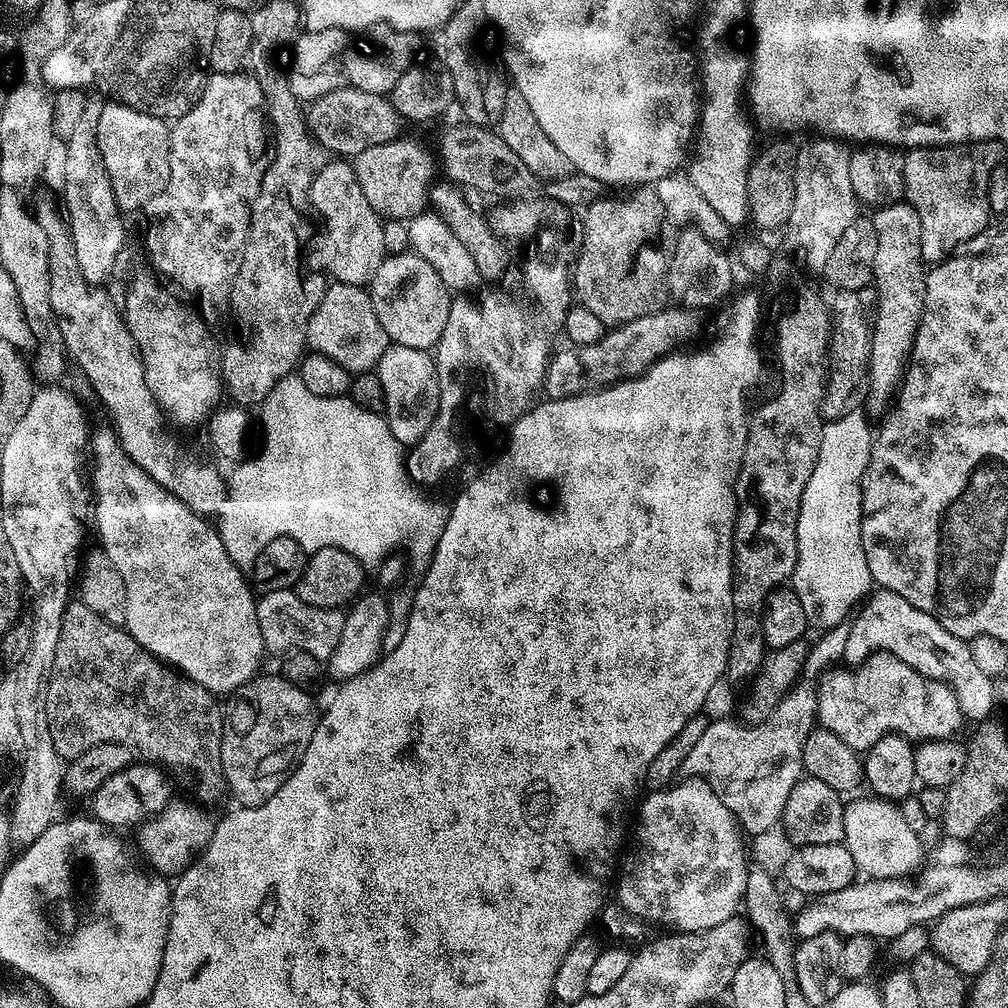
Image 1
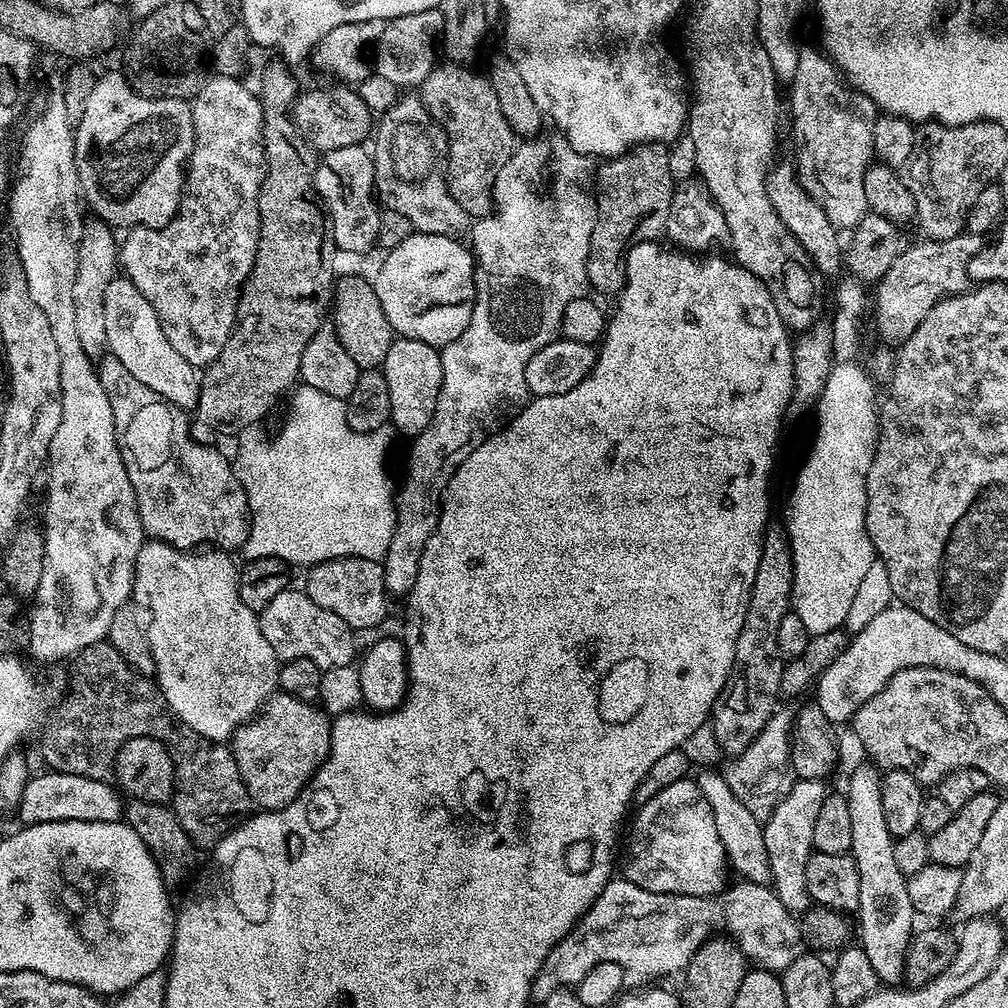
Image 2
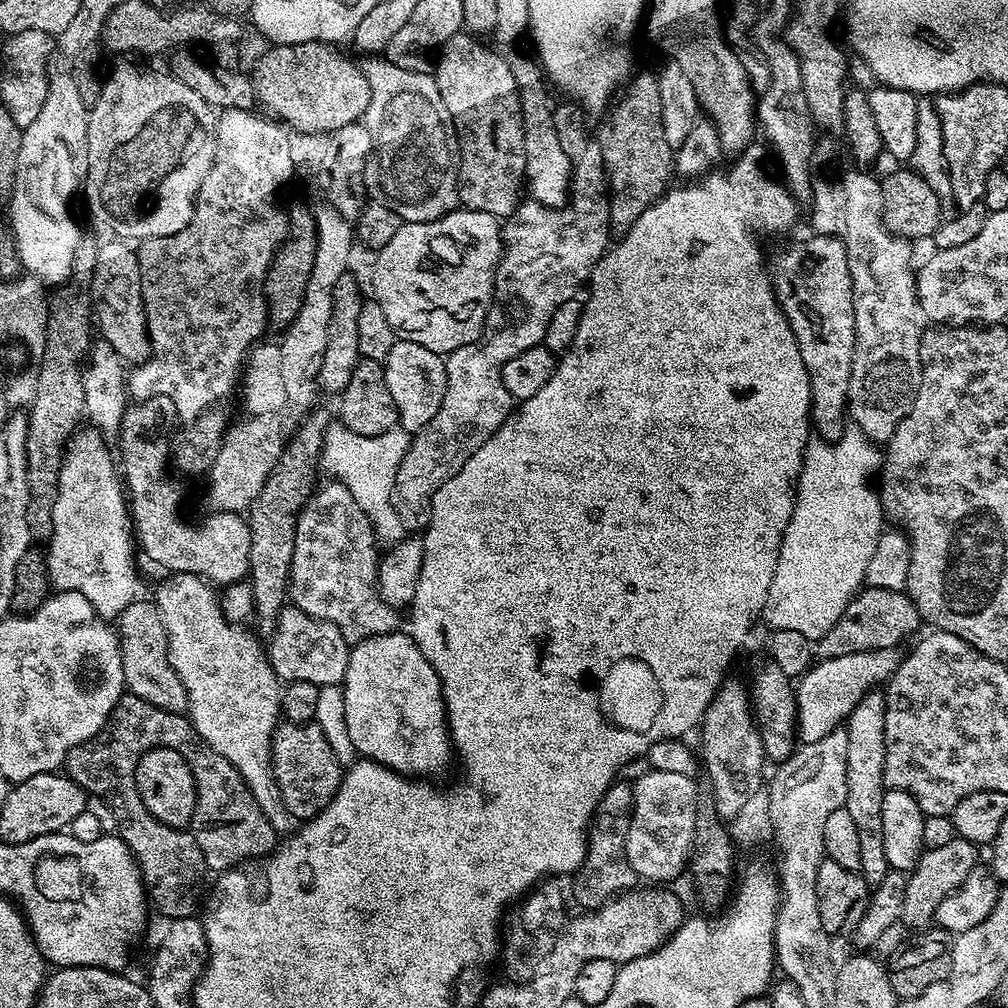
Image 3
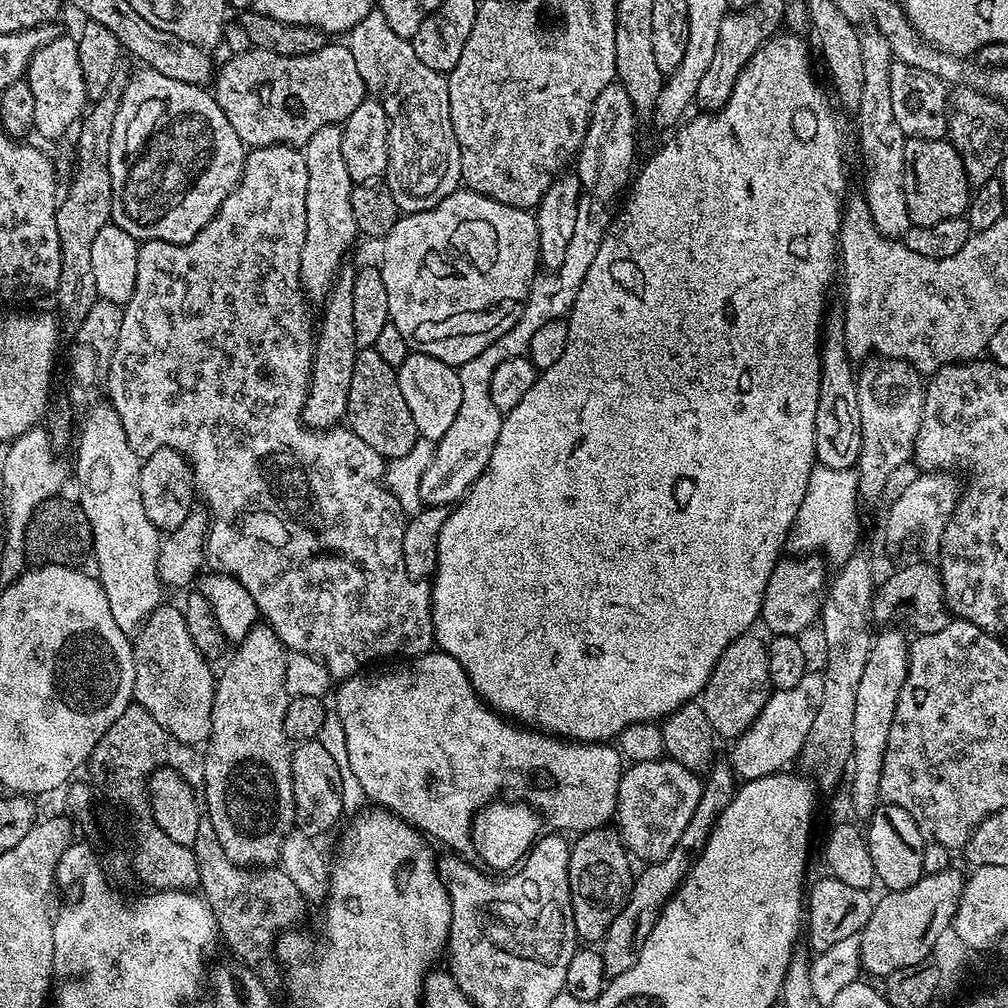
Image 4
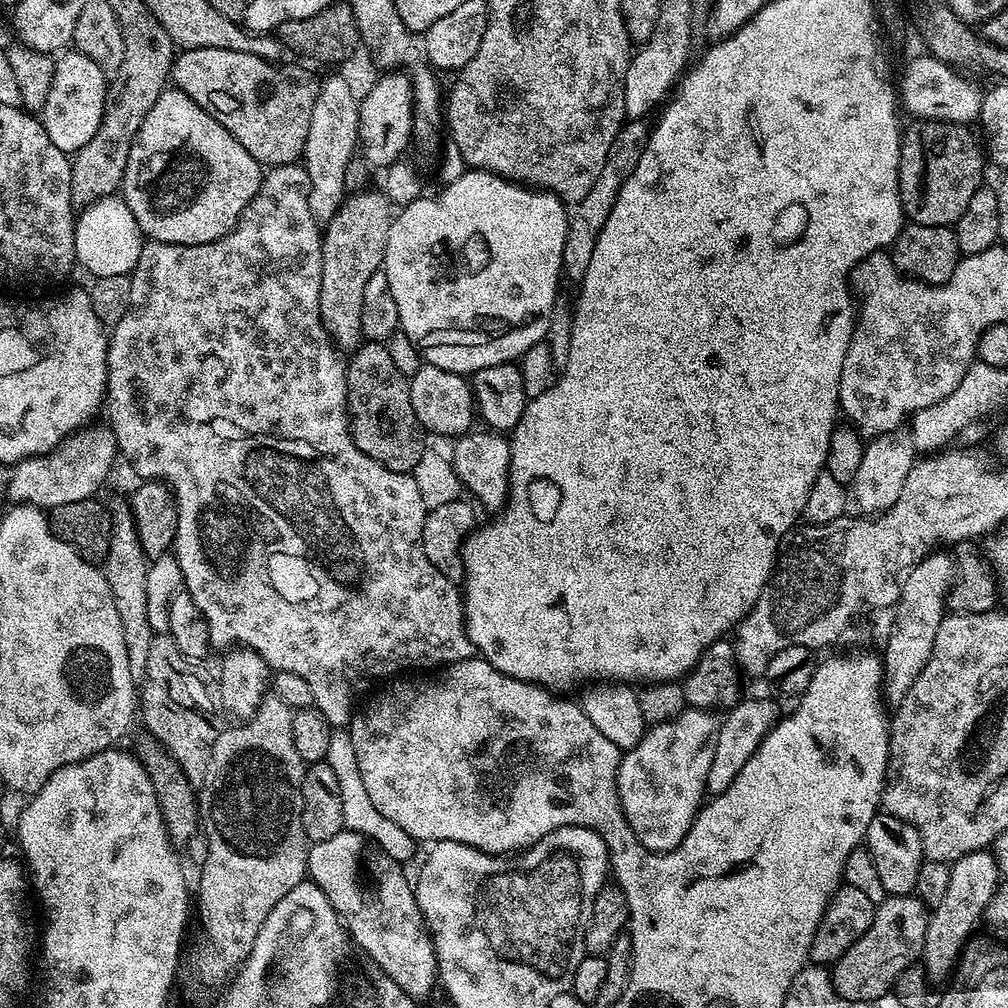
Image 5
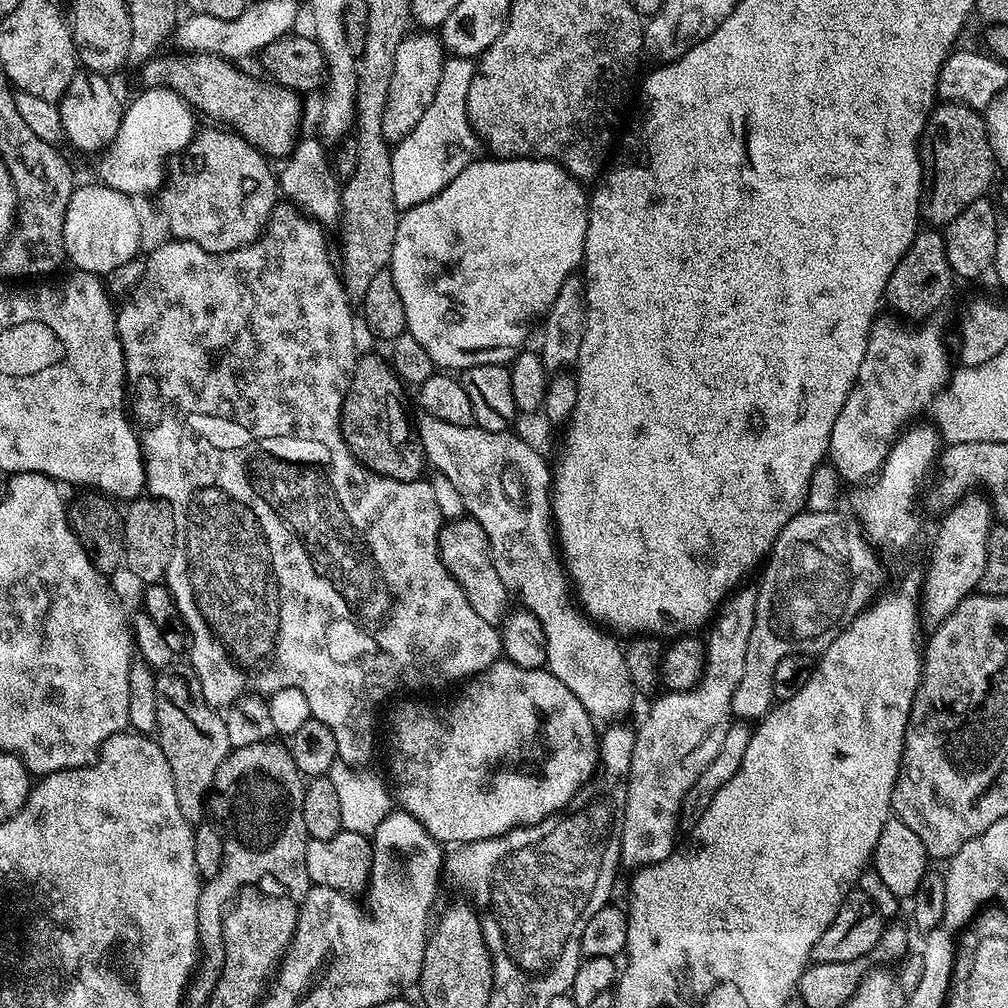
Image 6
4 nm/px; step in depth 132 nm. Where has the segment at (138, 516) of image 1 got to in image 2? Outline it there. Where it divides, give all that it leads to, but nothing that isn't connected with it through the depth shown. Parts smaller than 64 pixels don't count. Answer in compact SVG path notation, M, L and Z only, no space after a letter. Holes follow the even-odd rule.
M148 538L145 539L144 545L138 550L134 582L132 583L132 600L139 604L146 613L150 654L156 663L156 671L154 673L156 687L166 698L169 710L176 715L179 723L190 726L190 730L202 734L202 738L217 742L231 741L232 736L239 730L240 726L252 719L264 707L268 697L277 691L276 679L280 673L280 664L277 661L274 650L270 650L270 642L266 642L266 638L260 629L259 615L252 612L250 606L246 606L246 602L242 602L242 598L238 594L238 582L236 581L238 564L235 564L228 556L231 555L224 550L185 550L170 546L161 540Z

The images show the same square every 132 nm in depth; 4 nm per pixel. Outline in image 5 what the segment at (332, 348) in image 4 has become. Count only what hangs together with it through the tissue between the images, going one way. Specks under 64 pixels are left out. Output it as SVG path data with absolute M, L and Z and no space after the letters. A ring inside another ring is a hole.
M370 191L345 195L334 218L326 222L322 232L320 320L328 337L344 354L355 352L364 340L362 290L366 290L366 282L370 282L370 277L384 267L386 242L394 219L390 201L383 191Z

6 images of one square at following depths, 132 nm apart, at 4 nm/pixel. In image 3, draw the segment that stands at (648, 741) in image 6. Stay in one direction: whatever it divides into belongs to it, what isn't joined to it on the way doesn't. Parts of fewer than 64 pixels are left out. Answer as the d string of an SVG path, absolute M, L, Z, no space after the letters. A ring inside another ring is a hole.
M651 770L645 771L645 776L640 776L634 780L632 784L632 793L634 794L634 810L630 818L630 834L626 834L626 858L630 858L630 866L636 872L637 877L644 882L668 882L664 880L672 880L680 871L685 871L686 865L690 860L690 853L692 851L692 844L695 838L694 824L695 824L695 792L696 780L690 776L683 776L682 774L666 774L665 772L654 772Z

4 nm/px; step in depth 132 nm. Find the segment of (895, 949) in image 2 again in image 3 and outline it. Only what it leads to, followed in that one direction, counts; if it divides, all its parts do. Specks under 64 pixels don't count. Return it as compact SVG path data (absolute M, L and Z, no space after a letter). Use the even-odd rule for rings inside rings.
M880 690L868 692L862 702L848 715L843 725L846 730L846 802L844 807L850 810L858 829L858 839L862 850L862 866L860 872L869 885L880 883L882 877L890 871L886 862L886 850L882 846L882 798L886 791L884 787L884 763L886 762L886 702L885 693Z

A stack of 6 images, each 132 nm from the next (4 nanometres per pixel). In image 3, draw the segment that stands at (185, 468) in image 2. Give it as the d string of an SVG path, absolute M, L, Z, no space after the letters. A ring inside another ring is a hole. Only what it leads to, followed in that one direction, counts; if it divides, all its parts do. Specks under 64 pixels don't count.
M155 399L142 400L139 402L129 403L124 409L124 417L120 423L120 434L118 437L118 443L120 443L120 456L118 452L118 460L122 465L122 480L126 485L127 495L130 497L130 515L132 518L132 527L134 529L135 539L138 541L138 548L145 552L154 563L160 568L169 568L169 573L175 574L177 572L186 572L188 574L194 574L195 576L201 576L203 580L207 580L209 584L213 586L223 586L225 584L233 584L235 580L245 579L249 575L248 571L248 559L250 558L250 530L248 529L248 521L243 515L235 512L218 512L213 511L212 516L205 518L201 524L187 524L184 521L184 516L180 513L180 503L184 500L184 492L180 489L180 484L176 480L171 480L168 477L170 473L170 444L167 439L163 440L162 437L156 433L156 427L160 424L160 412L156 409L157 401Z

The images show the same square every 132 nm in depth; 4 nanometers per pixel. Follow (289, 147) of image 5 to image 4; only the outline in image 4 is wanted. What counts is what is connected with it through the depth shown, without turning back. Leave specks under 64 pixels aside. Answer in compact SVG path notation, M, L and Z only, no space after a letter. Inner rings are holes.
M325 42L322 50L301 56L276 56L270 50L253 47L247 51L226 61L221 68L219 65L214 76L214 95L218 106L222 106L222 114L230 118L234 134L238 134L238 138L249 149L275 144L291 144L293 148L303 149L304 144L314 138L314 133L324 126L343 125L366 99L362 74L358 74L354 54L347 43Z

